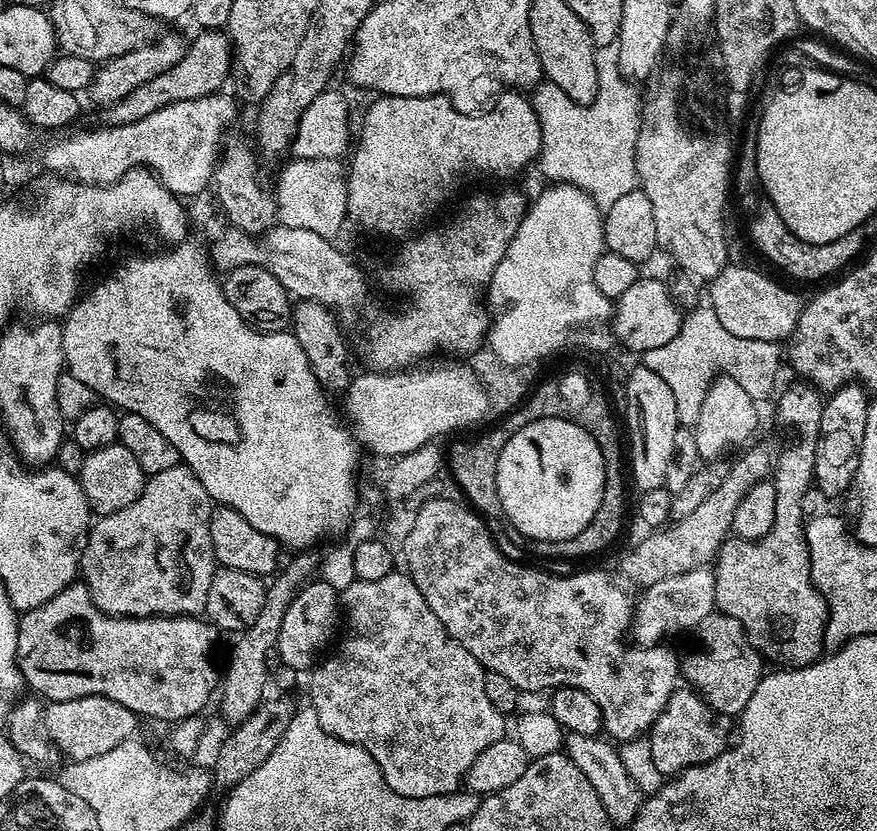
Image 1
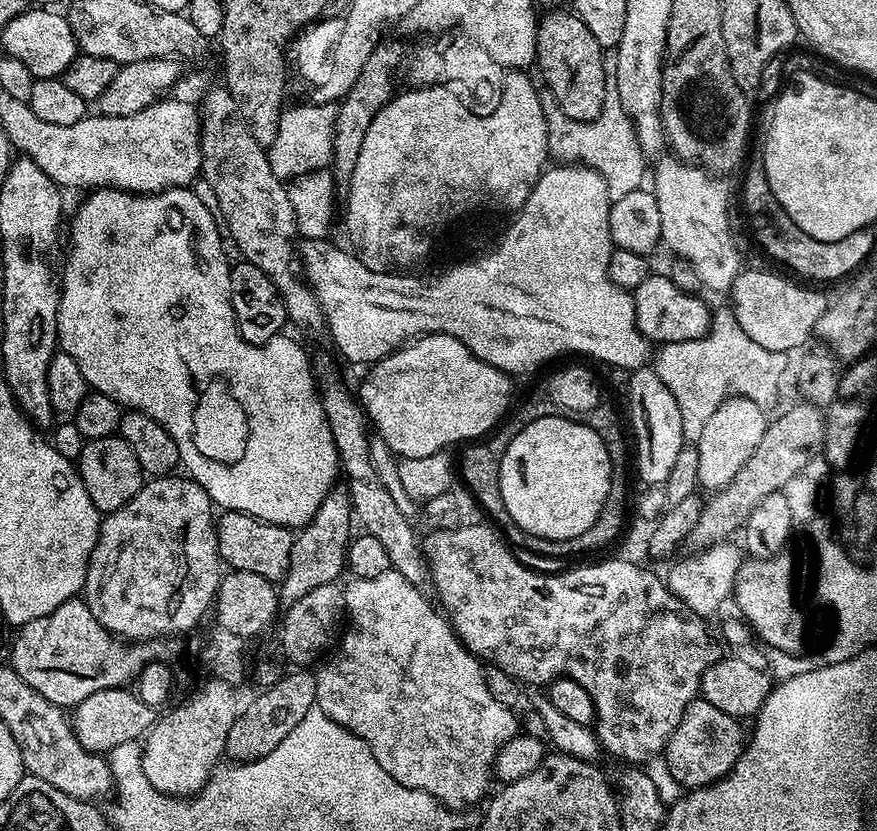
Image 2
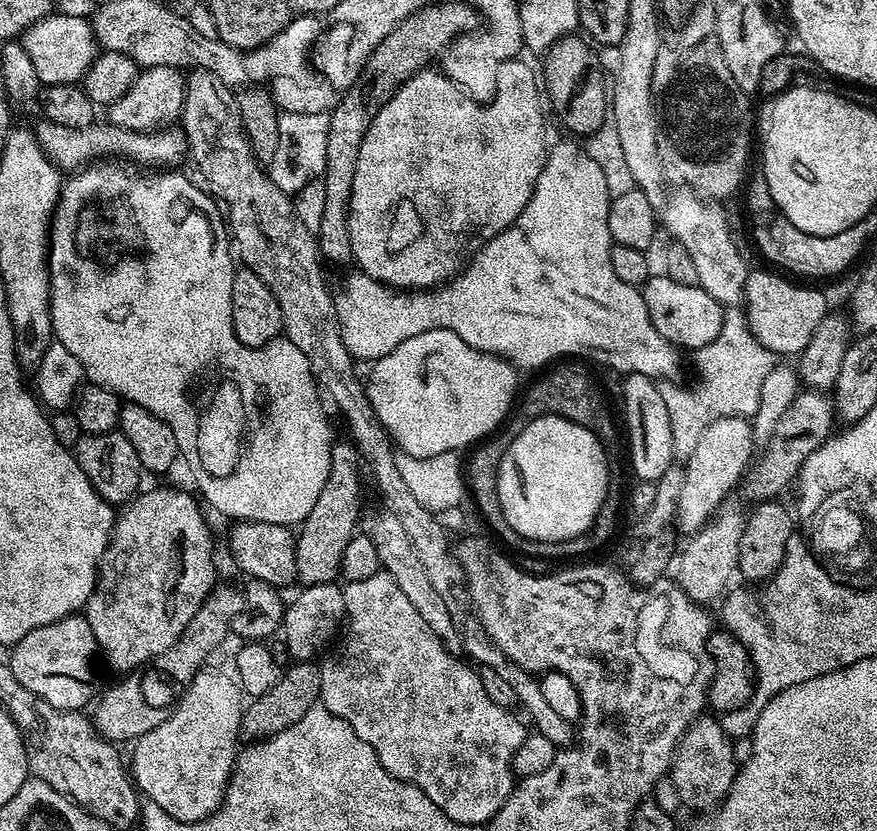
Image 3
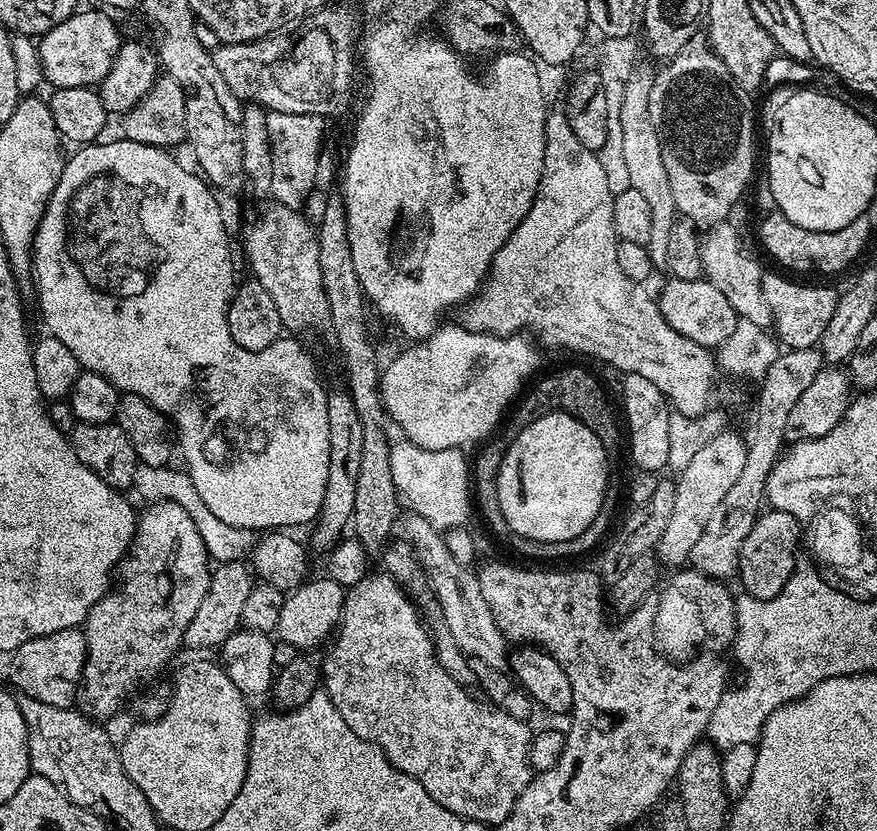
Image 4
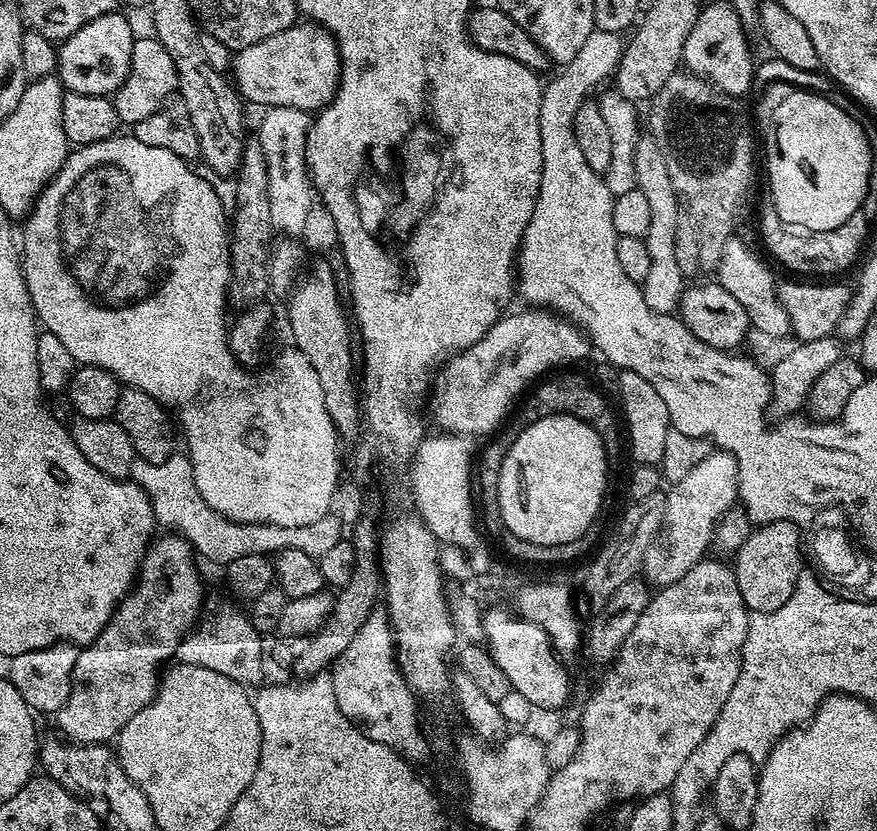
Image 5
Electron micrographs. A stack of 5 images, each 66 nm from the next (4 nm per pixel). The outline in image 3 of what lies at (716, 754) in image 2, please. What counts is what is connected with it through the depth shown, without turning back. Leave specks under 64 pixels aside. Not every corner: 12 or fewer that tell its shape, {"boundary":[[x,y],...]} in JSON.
{"boundary":[[701,715],[672,755],[670,781],[688,808],[711,810],[738,771],[733,737]]}

